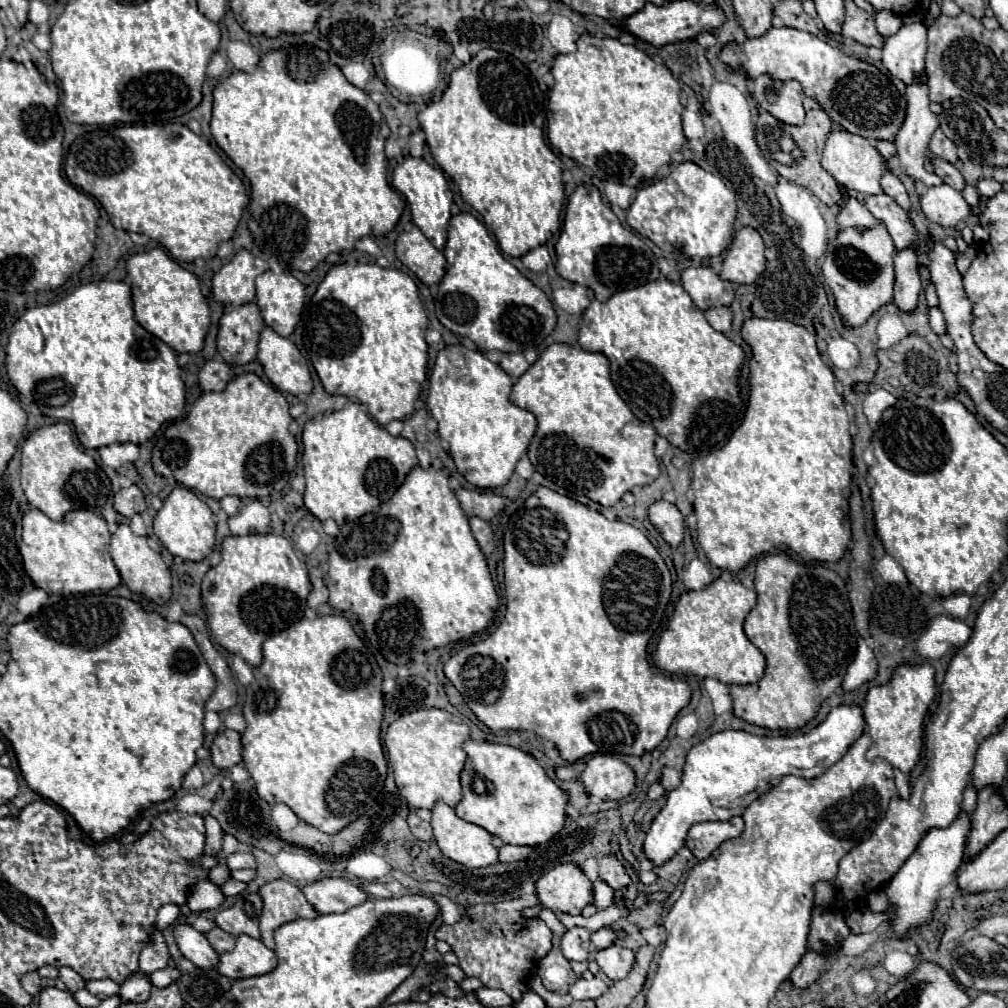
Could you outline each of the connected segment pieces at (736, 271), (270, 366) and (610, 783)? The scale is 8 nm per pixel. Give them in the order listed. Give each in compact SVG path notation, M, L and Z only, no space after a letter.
M742 227L726 251L720 277L736 283L754 283L766 267L766 245L756 229Z
M264 327L258 343L258 361L264 365L266 377L280 389L292 395L310 393L312 377L308 361L300 355L298 347L280 337L274 329Z
M596 753L586 763L580 781L586 791L598 799L624 799L634 791L636 775L622 759Z

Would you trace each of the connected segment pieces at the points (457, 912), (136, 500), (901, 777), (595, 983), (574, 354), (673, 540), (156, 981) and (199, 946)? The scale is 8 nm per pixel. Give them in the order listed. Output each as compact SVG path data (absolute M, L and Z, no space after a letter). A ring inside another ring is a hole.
M436 895L436 897L432 897L432 899L442 907L442 921L444 921L446 925L458 923L458 921L462 919L462 915L466 913L466 907L450 901L450 899L444 897L444 895Z
M130 485L128 489L120 489L114 495L114 509L128 519L136 513L142 513L146 509L146 501L144 501L142 491L136 485ZM140 499L142 499L142 507L140 507Z
M894 771L894 775L896 775L896 789L898 789L898 793L900 793L900 797L902 799L908 799L910 797L910 785L908 785L908 777L902 773L902 771Z
M594 977L594 979L578 979L570 989L568 993L572 995L572 999L576 1001L584 1001L584 999L598 999L600 995L604 995L608 991L606 983L600 979L600 977Z
M554 343L514 383L510 393L510 401L514 405L536 415L538 429L528 447L528 457L536 471L558 487L570 493L574 493L574 489L582 491L586 497L604 507L616 505L626 491L632 491L638 485L650 485L660 475L660 463L654 455L658 433L652 425L638 421L626 407L612 385L608 363L610 361L602 353L592 353L566 343Z
M656 501L648 509L648 519L654 525L654 529L660 531L660 535L670 543L672 547L678 547L684 537L684 519L678 507L670 501Z
M166 967L166 969L154 971L154 973L150 975L150 983L156 985L156 987L168 987L168 985L174 983L178 977L180 977L180 971L178 971L178 969Z
M176 925L174 927L174 939L180 949L180 953L190 959L194 965L202 969L210 969L218 965L220 955L214 951L214 947L208 943L204 933L198 933L190 925Z

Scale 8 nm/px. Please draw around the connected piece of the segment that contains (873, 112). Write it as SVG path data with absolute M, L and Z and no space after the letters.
M792 27L770 29L764 37L746 39L744 45L730 43L720 53L722 61L732 69L744 69L748 77L756 79L762 73L770 73L774 79L796 79L804 93L820 103L828 117L850 133L866 139L894 141L898 127L902 127L902 95L896 85L872 63L866 63L854 55L844 53L838 47L818 39L816 35Z

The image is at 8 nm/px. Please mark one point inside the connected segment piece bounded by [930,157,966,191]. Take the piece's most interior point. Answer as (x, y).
(951, 175)

